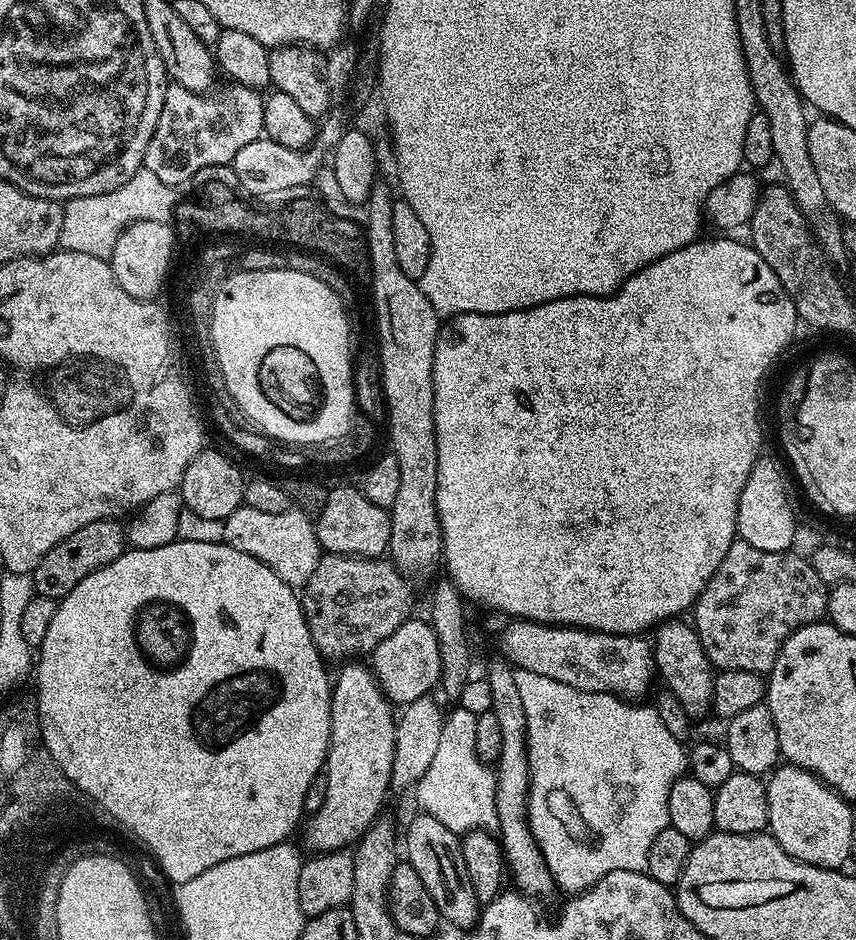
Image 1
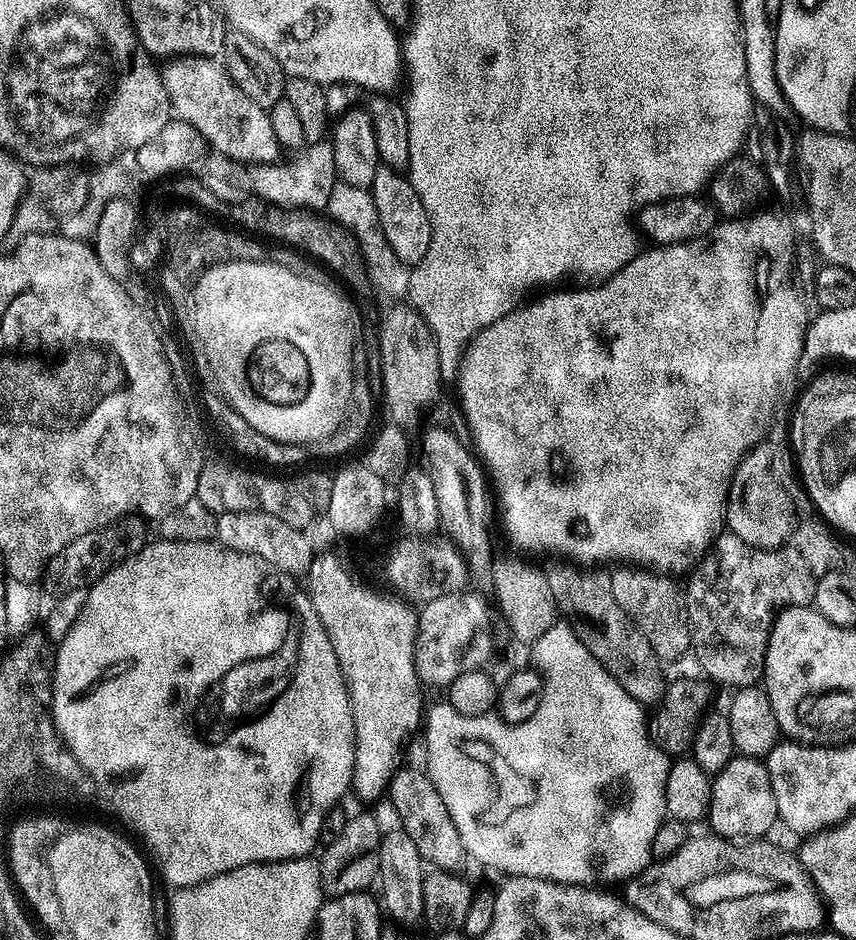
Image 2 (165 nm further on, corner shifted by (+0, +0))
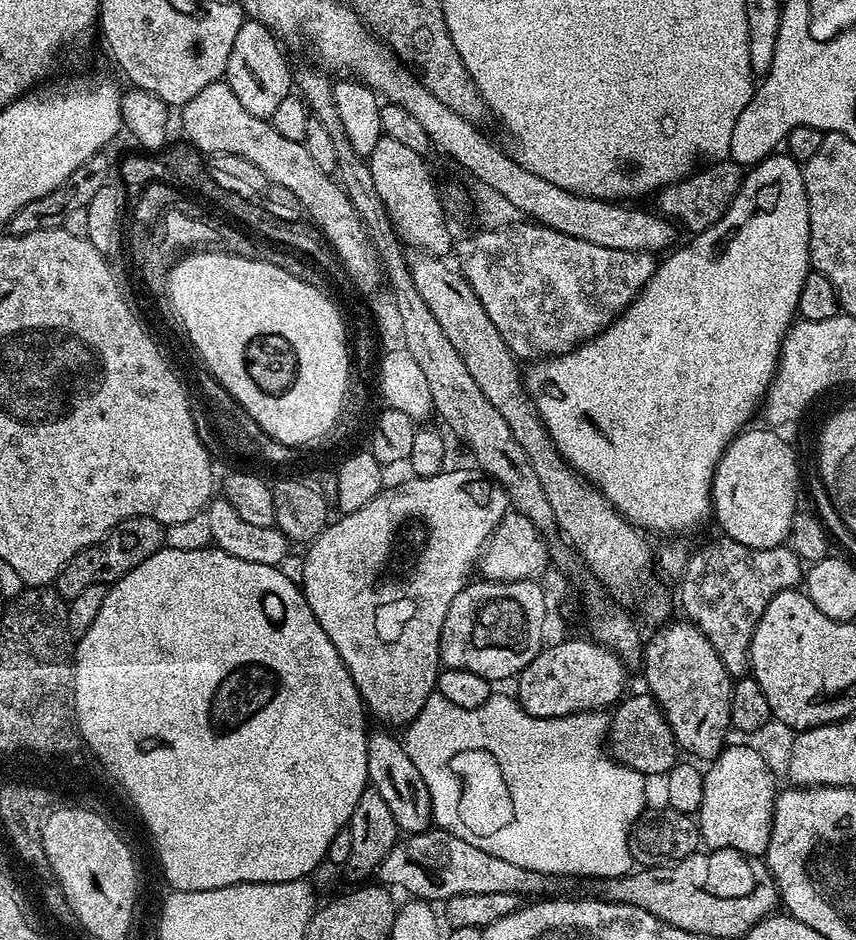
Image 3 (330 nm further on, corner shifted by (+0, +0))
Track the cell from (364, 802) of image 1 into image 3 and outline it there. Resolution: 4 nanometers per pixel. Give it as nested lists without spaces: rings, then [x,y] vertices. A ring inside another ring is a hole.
[[[445,470],[439,472],[436,476],[421,476],[419,478],[411,478],[412,480],[404,480],[401,484],[391,486],[385,486],[381,488],[379,494],[374,498],[370,498],[370,502],[366,502],[366,506],[362,506],[362,510],[354,510],[350,514],[346,514],[345,517],[340,518],[328,525],[324,529],[324,533],[318,537],[317,540],[312,541],[307,545],[306,551],[308,552],[304,556],[304,580],[302,579],[302,591],[306,602],[310,606],[310,610],[314,614],[314,618],[318,618],[318,626],[322,626],[322,630],[326,630],[326,638],[330,638],[330,642],[334,642],[334,650],[338,650],[338,654],[342,658],[342,662],[346,666],[346,670],[350,670],[350,678],[354,678],[354,686],[359,690],[360,697],[364,700],[365,709],[373,717],[377,716],[381,720],[379,722],[384,726],[392,726],[388,724],[401,724],[401,726],[407,726],[415,720],[416,716],[422,710],[422,706],[426,706],[426,702],[436,692],[436,679],[440,676],[442,671],[442,665],[440,662],[440,639],[442,638],[442,626],[446,622],[446,613],[450,611],[450,602],[454,602],[454,598],[458,598],[458,594],[463,590],[465,586],[470,583],[470,577],[468,576],[472,572],[472,567],[481,563],[482,557],[489,547],[492,536],[496,533],[496,527],[501,524],[504,517],[508,515],[510,511],[510,505],[508,500],[508,493],[496,483],[493,479],[485,479],[484,488],[476,488],[475,480],[477,473],[472,472],[451,472],[451,470]]]

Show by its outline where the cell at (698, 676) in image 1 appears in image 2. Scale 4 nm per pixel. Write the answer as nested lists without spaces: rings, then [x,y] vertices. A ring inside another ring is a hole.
[[[616,570],[611,573],[614,598],[621,604],[622,610],[628,612],[630,619],[638,630],[646,636],[647,642],[661,662],[680,660],[689,655],[692,646],[692,631],[688,625],[688,608],[684,605],[684,592],[666,574],[655,574],[650,570]]]

